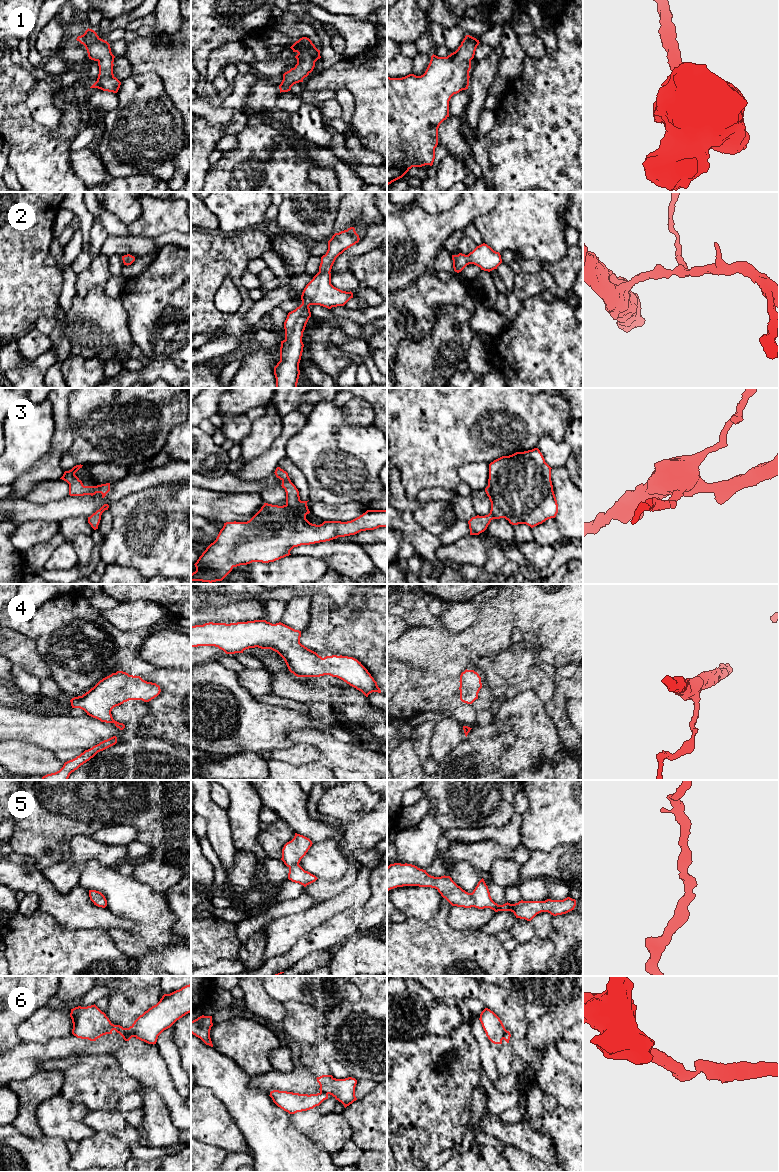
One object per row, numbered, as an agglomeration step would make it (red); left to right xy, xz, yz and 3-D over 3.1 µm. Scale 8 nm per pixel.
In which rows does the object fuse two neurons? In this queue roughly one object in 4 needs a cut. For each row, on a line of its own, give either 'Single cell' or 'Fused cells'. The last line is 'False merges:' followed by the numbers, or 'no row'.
1: Single cell
2: Single cell
3: Single cell
4: Single cell
5: Single cell
6: Fused cells
False merges: 6

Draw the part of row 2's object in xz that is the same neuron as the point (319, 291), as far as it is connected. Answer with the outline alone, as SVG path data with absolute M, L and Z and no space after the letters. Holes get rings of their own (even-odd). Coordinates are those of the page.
M354 227L335 233L328 241L328 250L321 257L319 272L304 288L302 304L288 313L284 322L285 339L281 341L280 361L274 367L276 388L297 388L300 375L299 363L304 344L303 332L311 317L310 305L331 309L344 306L353 293L342 291L331 284L331 269L336 258L345 250L358 243L359 235Z

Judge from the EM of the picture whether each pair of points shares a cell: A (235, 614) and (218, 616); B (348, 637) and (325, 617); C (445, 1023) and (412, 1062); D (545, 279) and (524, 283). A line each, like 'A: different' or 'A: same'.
A: same
B: same
C: different
D: same

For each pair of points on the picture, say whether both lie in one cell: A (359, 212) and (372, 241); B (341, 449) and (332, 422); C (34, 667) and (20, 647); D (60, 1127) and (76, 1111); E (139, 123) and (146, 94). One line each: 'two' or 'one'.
A: two
B: one
C: one
D: one
E: one

